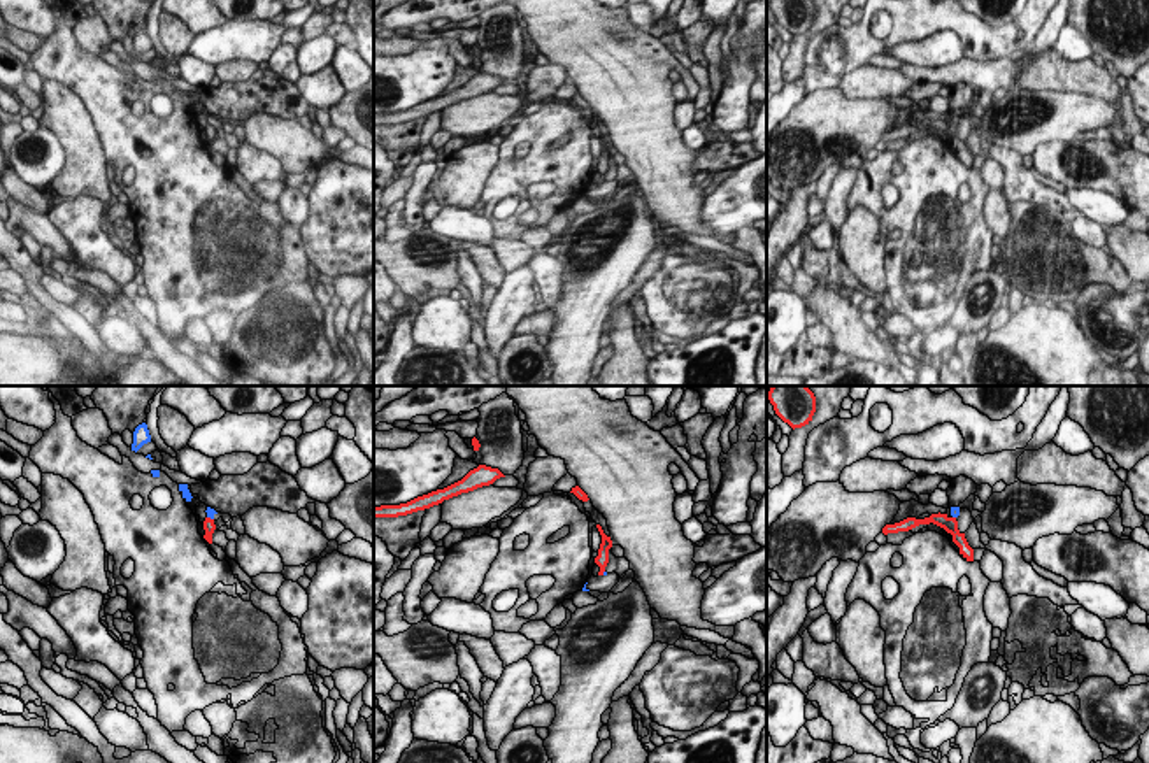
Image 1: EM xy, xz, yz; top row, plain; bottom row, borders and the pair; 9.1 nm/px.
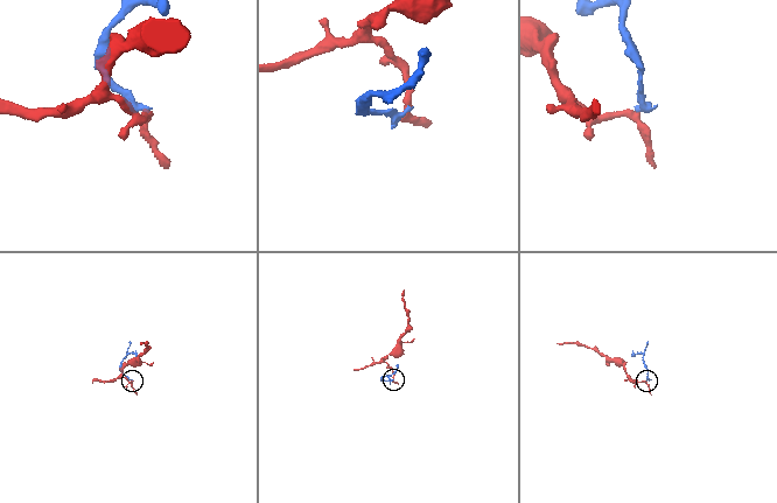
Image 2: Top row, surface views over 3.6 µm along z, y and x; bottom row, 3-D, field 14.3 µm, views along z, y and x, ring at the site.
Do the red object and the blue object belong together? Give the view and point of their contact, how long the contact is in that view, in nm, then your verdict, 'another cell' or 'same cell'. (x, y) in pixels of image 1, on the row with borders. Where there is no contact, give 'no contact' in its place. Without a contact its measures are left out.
xy (209, 518) | 70 nm | another cell

